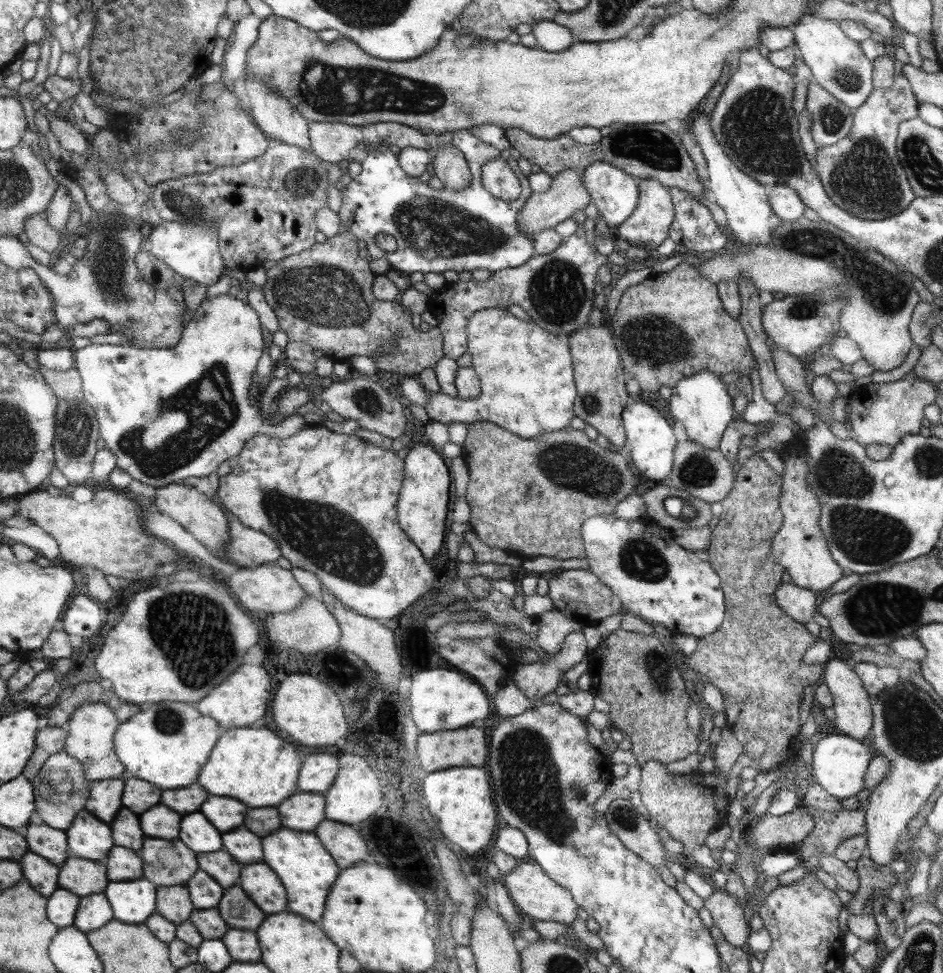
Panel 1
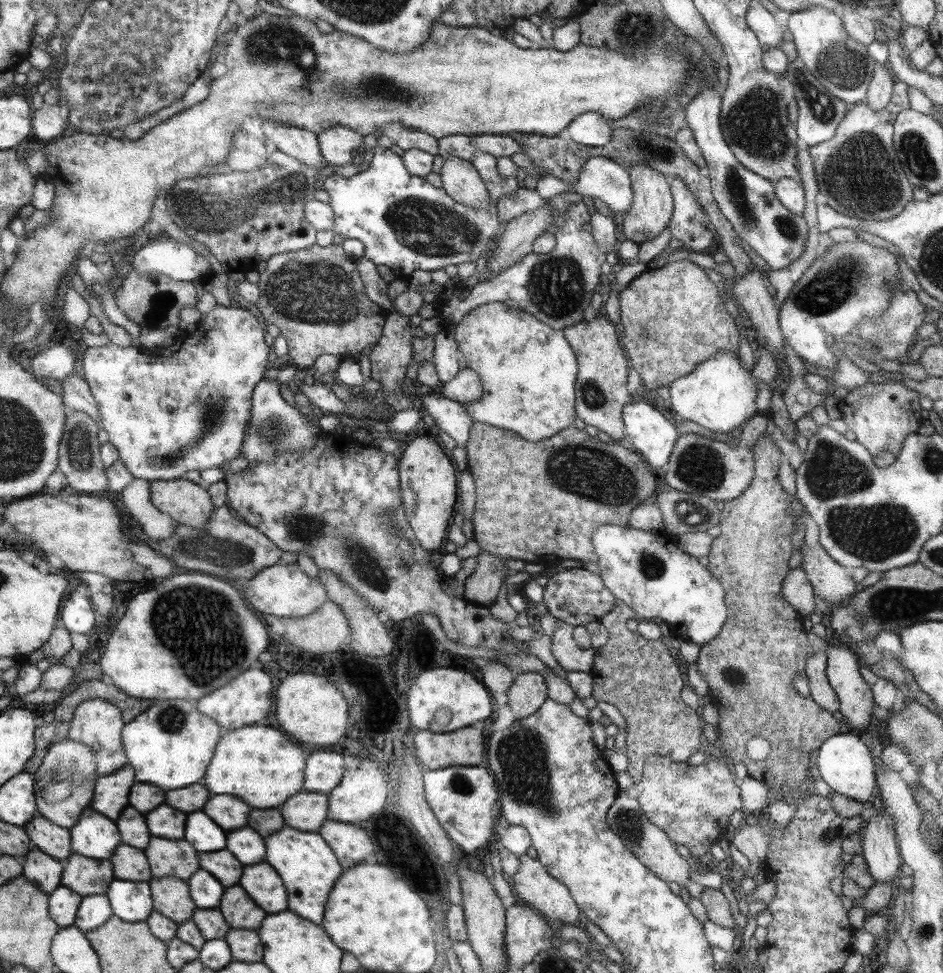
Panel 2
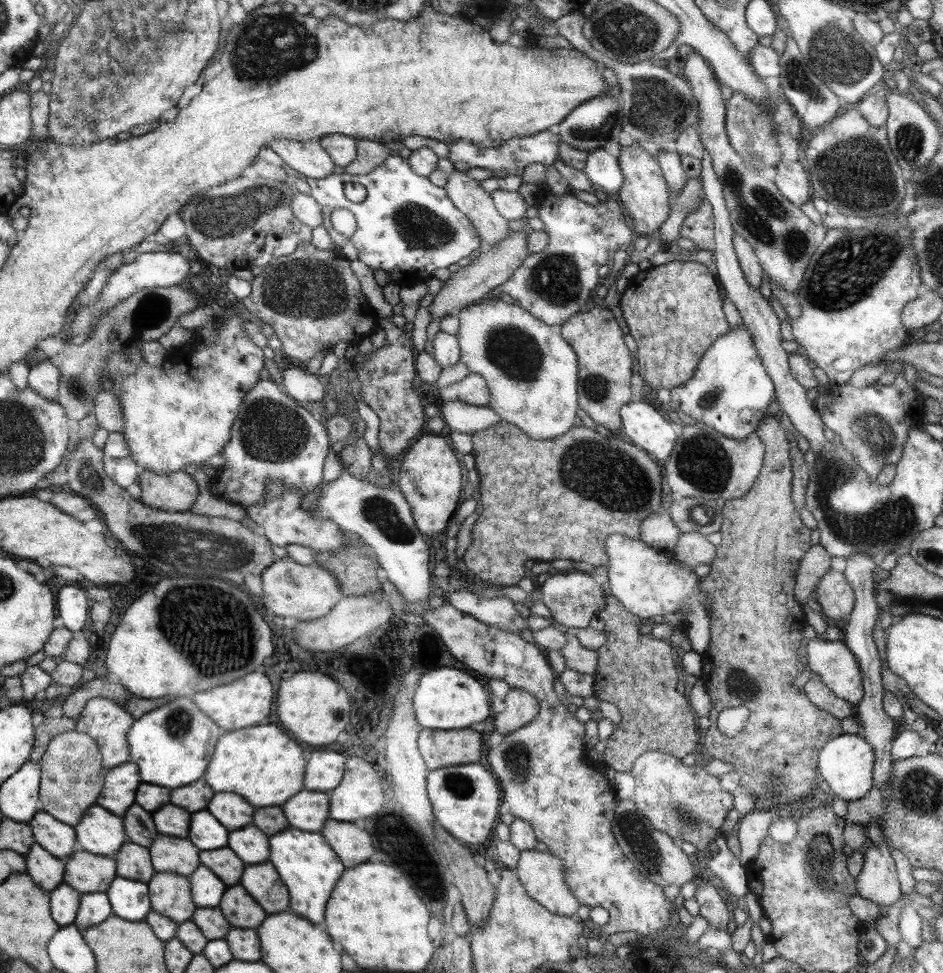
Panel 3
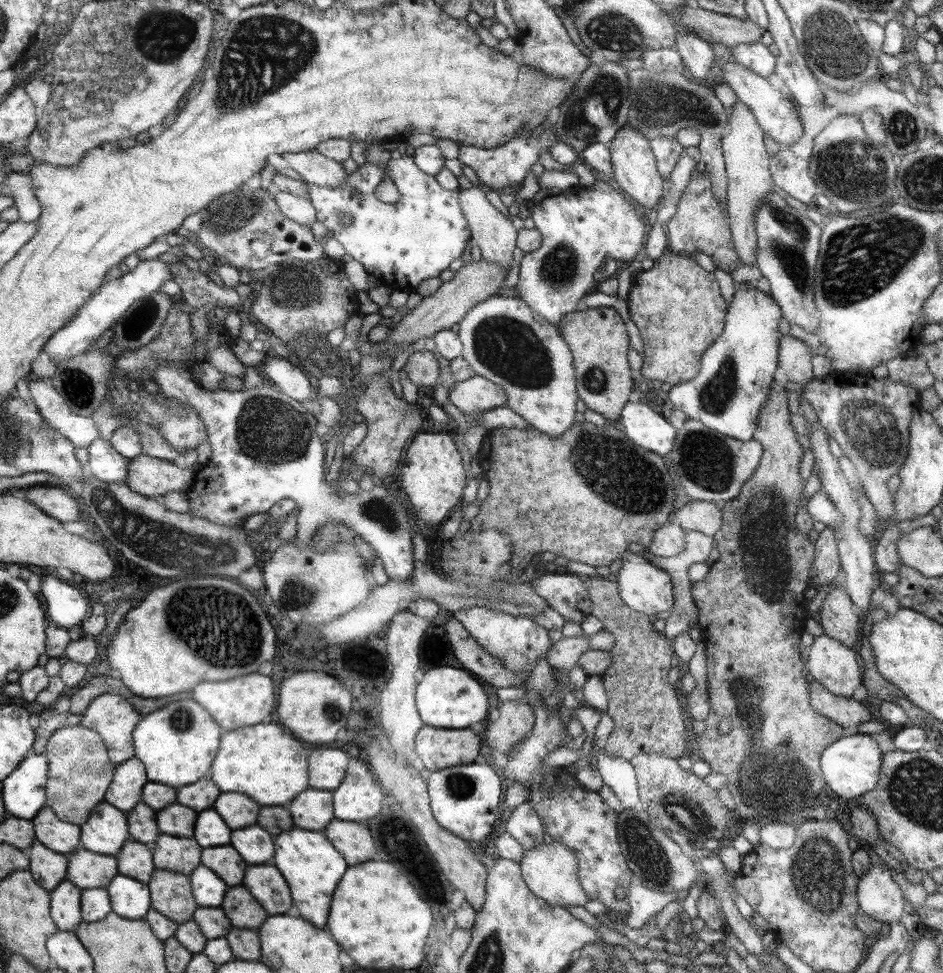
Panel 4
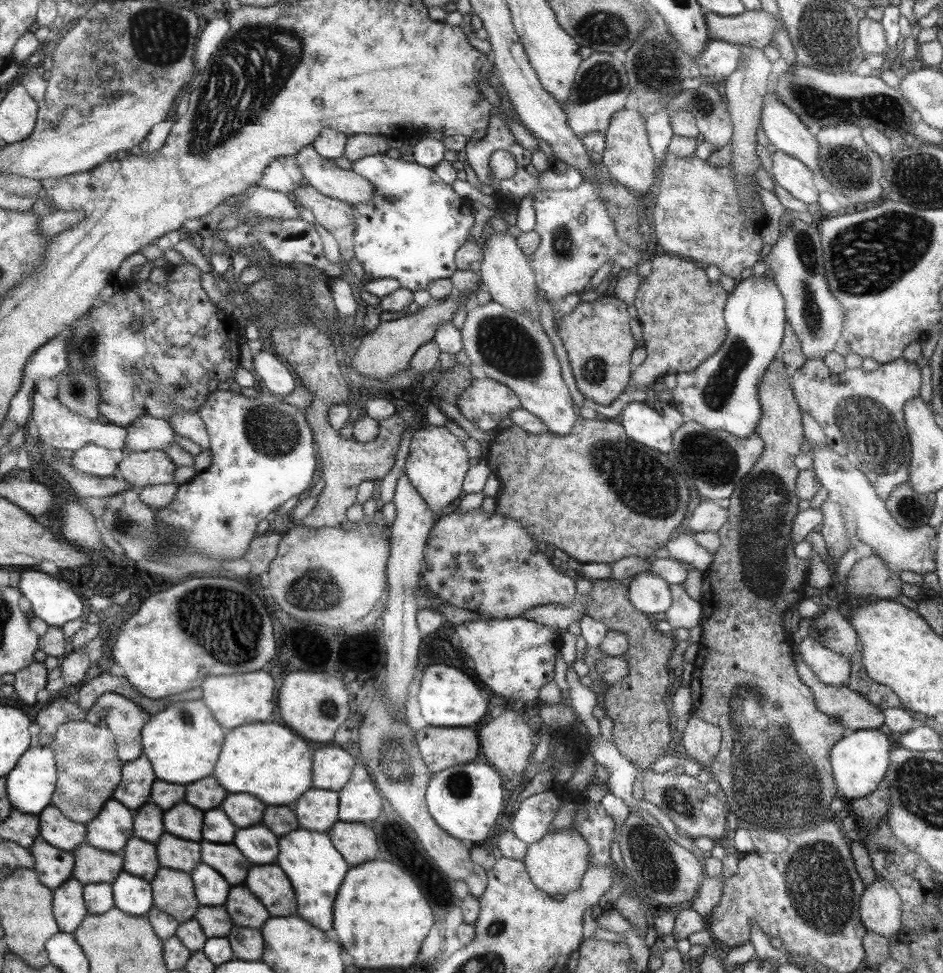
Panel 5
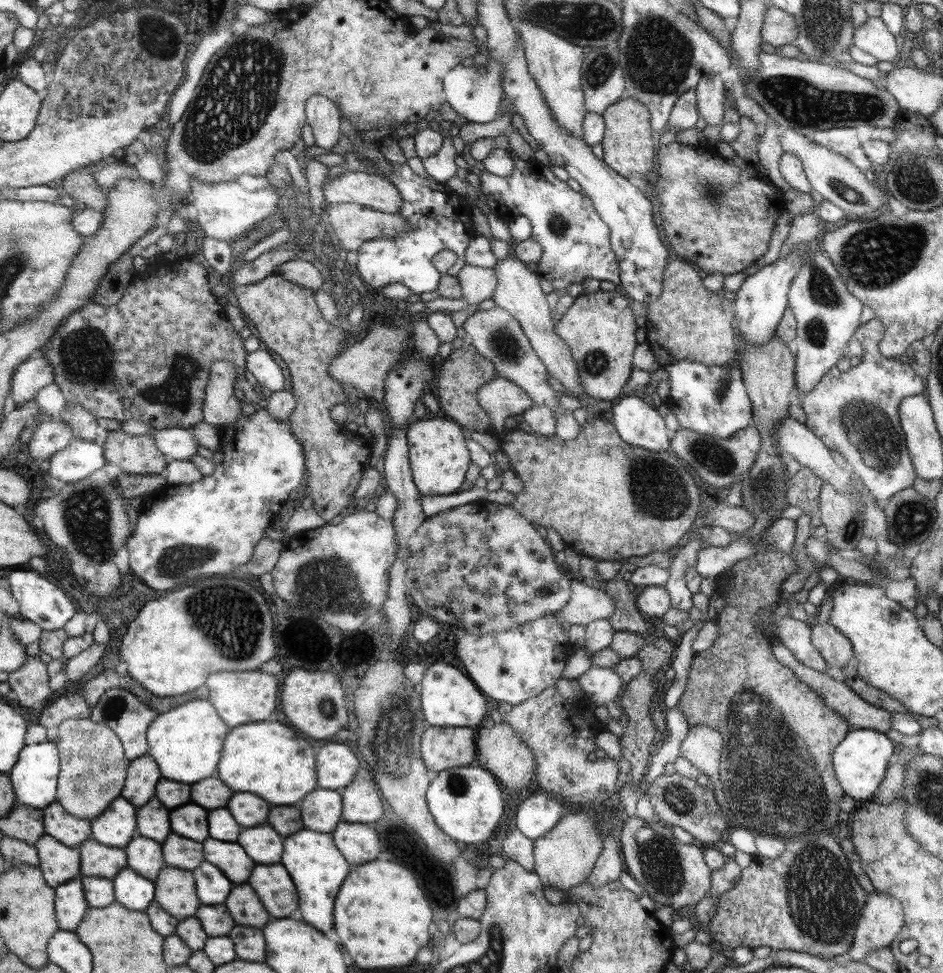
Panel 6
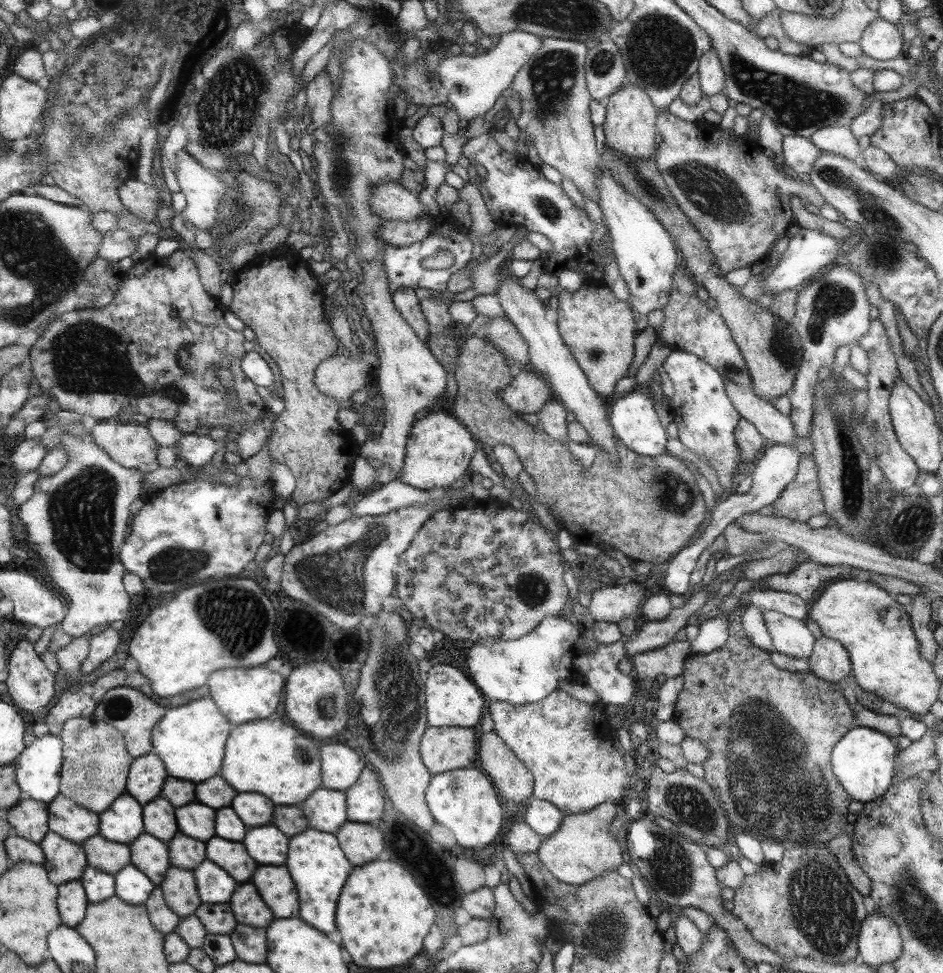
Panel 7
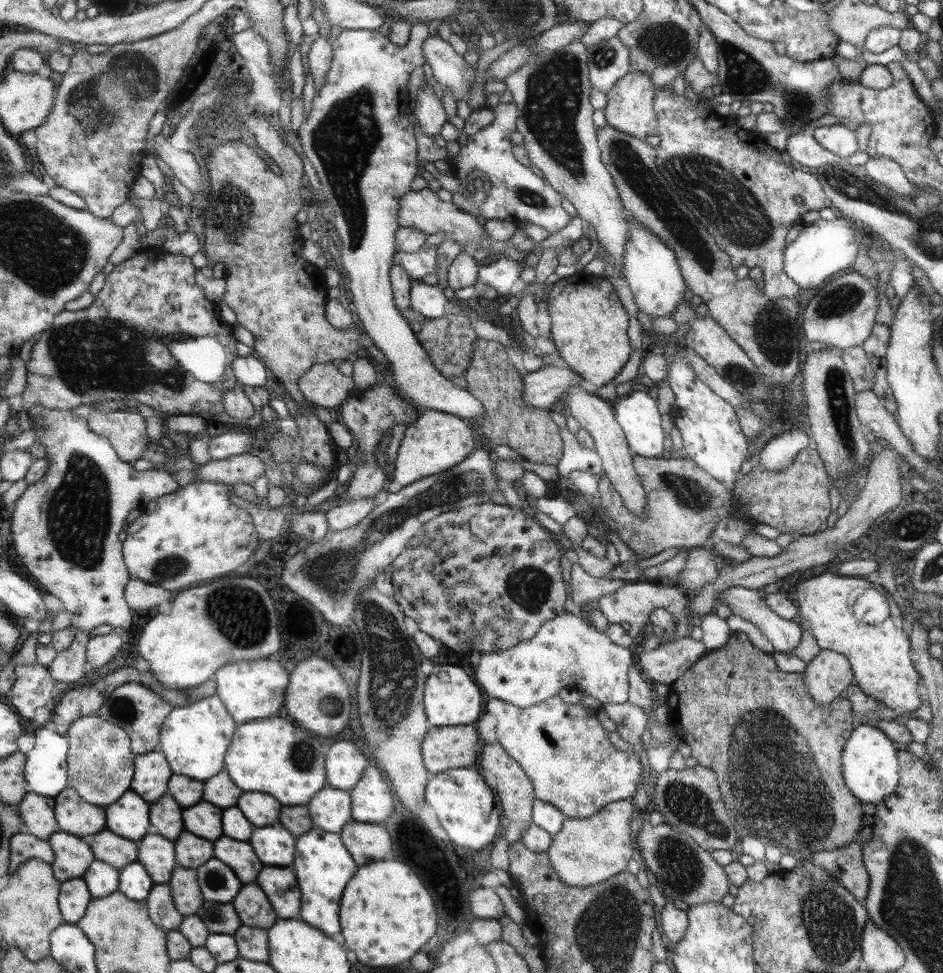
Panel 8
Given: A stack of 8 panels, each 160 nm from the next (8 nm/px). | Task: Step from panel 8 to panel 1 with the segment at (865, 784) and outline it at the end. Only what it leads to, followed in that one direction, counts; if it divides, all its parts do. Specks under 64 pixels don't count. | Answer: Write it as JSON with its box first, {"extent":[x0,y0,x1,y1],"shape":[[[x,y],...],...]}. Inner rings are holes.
{"extent":[808,734,871,800],"shape":[[[829,734],[819,739],[812,750],[812,763],[808,770],[813,776],[813,780],[821,789],[829,793],[829,796],[841,800],[851,798],[864,788],[865,773],[868,772],[867,764],[871,760],[871,754],[867,746],[863,746],[853,737],[847,738],[845,735]]]}

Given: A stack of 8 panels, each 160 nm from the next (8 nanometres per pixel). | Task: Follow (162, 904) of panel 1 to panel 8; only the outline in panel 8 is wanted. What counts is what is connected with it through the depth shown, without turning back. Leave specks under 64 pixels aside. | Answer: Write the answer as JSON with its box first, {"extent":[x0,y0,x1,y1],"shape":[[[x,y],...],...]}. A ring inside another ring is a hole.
{"extent":[167,865,204,916],"shape":[[[177,865],[167,884],[170,886],[172,900],[177,912],[183,916],[195,915],[195,912],[201,908],[201,904],[204,904],[196,869],[183,868]]]}

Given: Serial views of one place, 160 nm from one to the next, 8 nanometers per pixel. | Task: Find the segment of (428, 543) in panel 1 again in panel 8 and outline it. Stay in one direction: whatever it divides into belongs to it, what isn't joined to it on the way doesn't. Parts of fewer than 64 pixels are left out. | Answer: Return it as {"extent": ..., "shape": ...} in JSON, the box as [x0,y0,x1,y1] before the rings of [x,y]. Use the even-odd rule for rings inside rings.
{"extent":[390,410,473,492],"shape":[[[420,410],[416,419],[407,425],[399,443],[390,480],[391,492],[397,492],[417,479],[437,474],[460,463],[473,449],[473,436],[461,418],[436,410]]]}

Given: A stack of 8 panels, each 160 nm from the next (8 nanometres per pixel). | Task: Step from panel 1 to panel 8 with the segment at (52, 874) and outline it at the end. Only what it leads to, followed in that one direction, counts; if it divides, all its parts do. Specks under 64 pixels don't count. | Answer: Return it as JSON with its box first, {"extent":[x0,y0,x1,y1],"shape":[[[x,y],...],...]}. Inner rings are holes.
{"extent":[48,830,96,883],"shape":[[[61,830],[48,842],[56,853],[56,859],[52,865],[56,877],[62,883],[84,877],[96,859],[89,839],[73,836],[72,833]]]}

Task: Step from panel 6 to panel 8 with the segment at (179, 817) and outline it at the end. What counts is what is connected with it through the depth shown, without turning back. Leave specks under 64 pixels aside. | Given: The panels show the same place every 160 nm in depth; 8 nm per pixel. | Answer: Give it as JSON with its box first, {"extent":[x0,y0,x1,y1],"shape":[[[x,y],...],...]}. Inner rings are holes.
{"extent":[181,800,221,842],"shape":[[[202,800],[191,808],[183,810],[181,814],[183,814],[181,817],[184,829],[193,833],[193,836],[211,842],[221,836],[221,810],[217,806],[211,806]]]}

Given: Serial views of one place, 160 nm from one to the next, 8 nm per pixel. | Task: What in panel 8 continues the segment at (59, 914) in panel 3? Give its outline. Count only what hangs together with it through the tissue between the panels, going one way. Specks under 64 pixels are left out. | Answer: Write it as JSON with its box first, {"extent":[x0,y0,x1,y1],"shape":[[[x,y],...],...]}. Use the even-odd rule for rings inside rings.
{"extent":[60,877,92,925],"shape":[[[84,877],[62,883],[60,908],[64,920],[69,924],[77,925],[87,914],[92,897],[92,892]]]}

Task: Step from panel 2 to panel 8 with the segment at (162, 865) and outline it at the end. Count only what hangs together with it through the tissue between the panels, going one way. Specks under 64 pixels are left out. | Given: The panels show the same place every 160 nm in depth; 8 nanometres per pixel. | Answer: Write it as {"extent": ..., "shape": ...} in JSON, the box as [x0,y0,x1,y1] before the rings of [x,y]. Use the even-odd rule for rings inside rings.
{"extent":[173,829,214,868],"shape":[[[185,829],[177,837],[173,850],[176,855],[176,864],[183,868],[199,868],[214,856],[211,841],[193,836],[193,833],[189,833]]]}

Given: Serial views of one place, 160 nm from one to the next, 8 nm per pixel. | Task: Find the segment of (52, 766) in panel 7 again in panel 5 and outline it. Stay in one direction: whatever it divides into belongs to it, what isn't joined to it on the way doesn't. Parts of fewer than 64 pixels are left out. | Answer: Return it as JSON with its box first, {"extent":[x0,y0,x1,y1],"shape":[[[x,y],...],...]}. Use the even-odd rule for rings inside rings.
{"extent":[7,745,58,816],"shape":[[[50,745],[31,747],[21,757],[20,763],[7,777],[8,794],[14,810],[40,816],[52,805],[58,782],[58,764],[56,750]]]}

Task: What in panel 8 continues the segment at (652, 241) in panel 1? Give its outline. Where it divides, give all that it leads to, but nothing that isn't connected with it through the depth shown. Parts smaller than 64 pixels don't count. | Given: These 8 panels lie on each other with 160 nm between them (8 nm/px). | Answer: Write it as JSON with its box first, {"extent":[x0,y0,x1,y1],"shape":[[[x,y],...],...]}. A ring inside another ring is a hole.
{"extent":[602,70,657,139],"shape":[[[629,70],[622,76],[606,93],[606,105],[602,108],[606,124],[638,139],[651,134],[651,130],[657,124],[656,114],[653,114],[653,94],[655,94],[653,83],[652,78],[644,72]]]}

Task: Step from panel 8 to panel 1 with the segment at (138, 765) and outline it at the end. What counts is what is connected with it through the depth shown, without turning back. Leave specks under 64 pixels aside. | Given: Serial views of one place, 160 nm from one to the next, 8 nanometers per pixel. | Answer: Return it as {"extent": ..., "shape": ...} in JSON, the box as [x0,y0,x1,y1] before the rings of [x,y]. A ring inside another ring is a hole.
{"extent":[86,779,124,824],"shape":[[[123,779],[93,781],[86,810],[107,824],[112,824],[124,808],[124,791]]]}

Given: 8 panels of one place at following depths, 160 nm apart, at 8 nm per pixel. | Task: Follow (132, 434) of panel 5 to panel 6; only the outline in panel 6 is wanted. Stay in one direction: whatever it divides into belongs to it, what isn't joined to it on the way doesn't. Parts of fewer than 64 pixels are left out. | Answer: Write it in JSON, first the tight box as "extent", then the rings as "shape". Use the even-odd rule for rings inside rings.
{"extent":[151,428,198,461],"shape":[[[165,428],[153,430],[151,437],[156,447],[173,460],[187,461],[196,455],[198,442],[193,438],[190,430],[181,428]]]}

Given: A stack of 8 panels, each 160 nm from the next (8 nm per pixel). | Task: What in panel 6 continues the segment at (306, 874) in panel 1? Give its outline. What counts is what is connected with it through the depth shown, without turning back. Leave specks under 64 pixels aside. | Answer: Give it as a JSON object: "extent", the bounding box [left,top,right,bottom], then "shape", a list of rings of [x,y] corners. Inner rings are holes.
{"extent":[281,829,349,932],"shape":[[[305,829],[287,836],[285,838],[285,860],[281,860],[281,864],[285,866],[289,876],[293,876],[303,920],[307,924],[313,924],[313,928],[321,928],[321,932],[331,930],[333,928],[331,914],[333,914],[335,896],[349,872],[349,864],[343,860],[339,850],[333,845],[331,833],[319,834],[313,829]]]}

